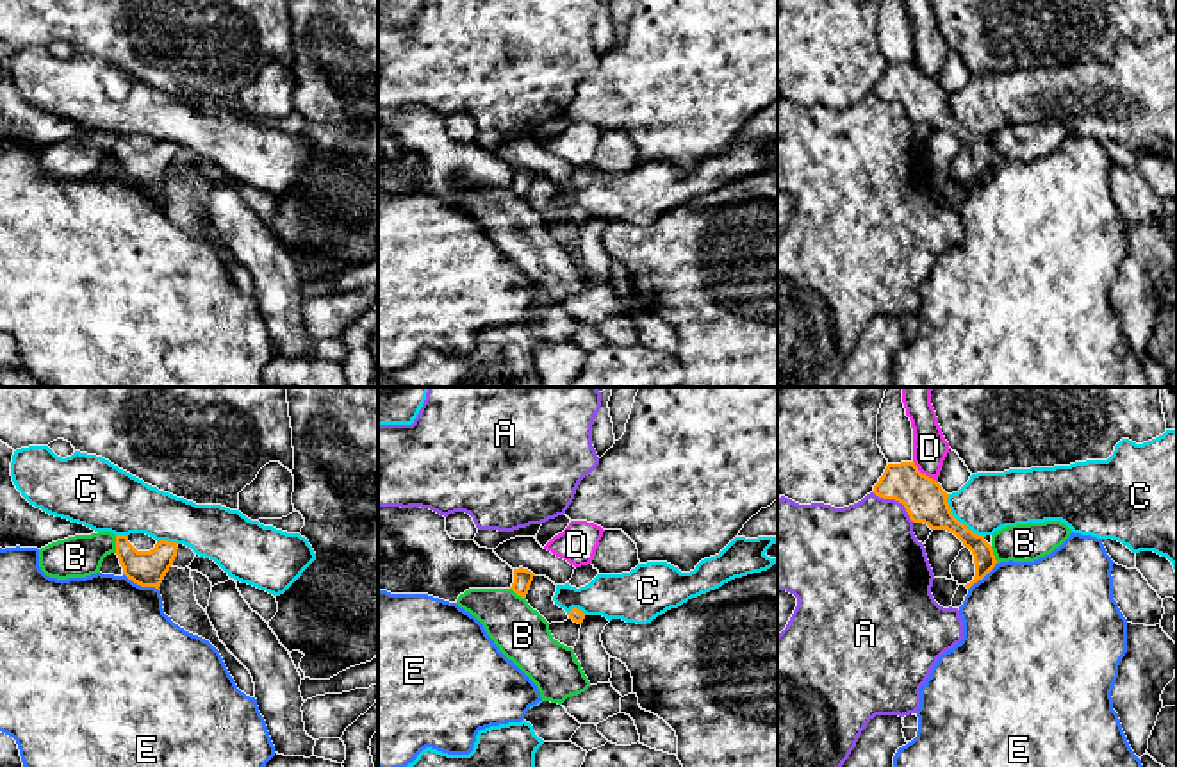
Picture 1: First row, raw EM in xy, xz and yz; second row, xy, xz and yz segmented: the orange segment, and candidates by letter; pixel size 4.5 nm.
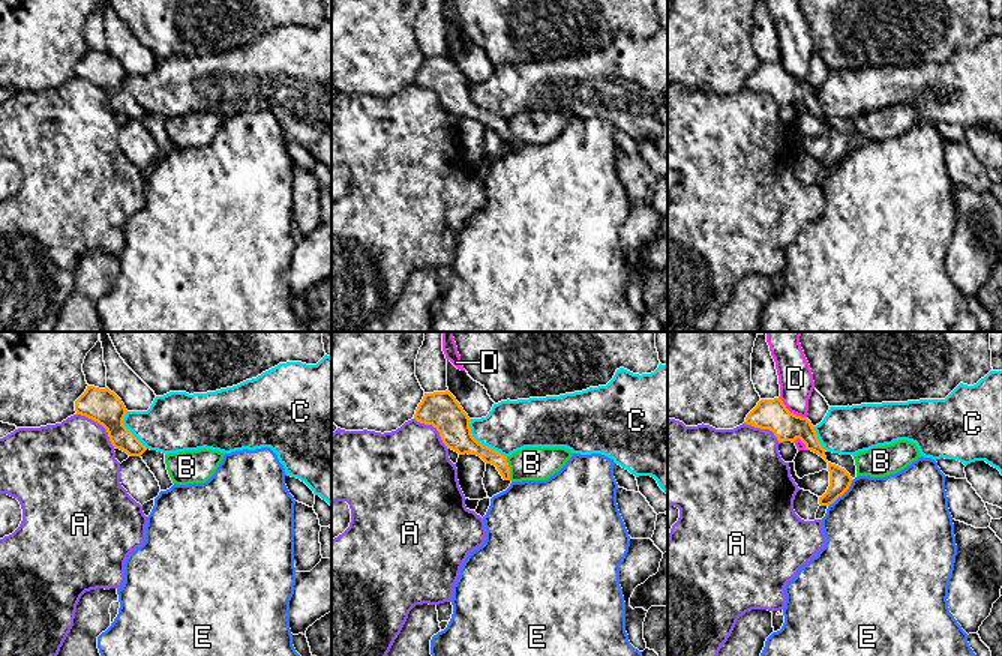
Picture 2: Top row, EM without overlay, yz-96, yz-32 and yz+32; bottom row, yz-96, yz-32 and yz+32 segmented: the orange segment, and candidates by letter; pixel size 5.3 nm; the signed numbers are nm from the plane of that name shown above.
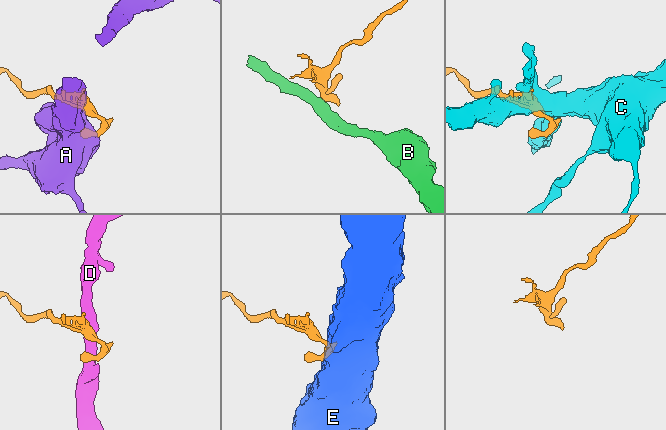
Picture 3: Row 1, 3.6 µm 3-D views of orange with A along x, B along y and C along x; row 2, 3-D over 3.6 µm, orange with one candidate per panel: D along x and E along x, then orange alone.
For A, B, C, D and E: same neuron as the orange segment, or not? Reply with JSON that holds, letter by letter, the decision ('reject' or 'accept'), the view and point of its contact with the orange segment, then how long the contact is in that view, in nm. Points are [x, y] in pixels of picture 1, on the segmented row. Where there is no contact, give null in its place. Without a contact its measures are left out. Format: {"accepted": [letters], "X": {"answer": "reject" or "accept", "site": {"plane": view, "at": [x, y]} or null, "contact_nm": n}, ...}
{"accepted": [], "A": {"answer": "reject", "site": {"plane": "yz", "at": [896, 500]}, "contact_nm": 240}, "B": {"answer": "reject", "site": {"plane": "xy", "at": [116, 544]}, "contact_nm": 80}, "C": {"answer": "reject", "site": {"plane": "yz", "at": [956, 519]}, "contact_nm": 260}, "D": {"answer": "reject", "site": {"plane": "yz", "at": [924, 475]}, "contact_nm": 150}, "E": {"answer": "reject", "site": {"plane": "xy", "at": [141, 585]}, "contact_nm": 180}}

